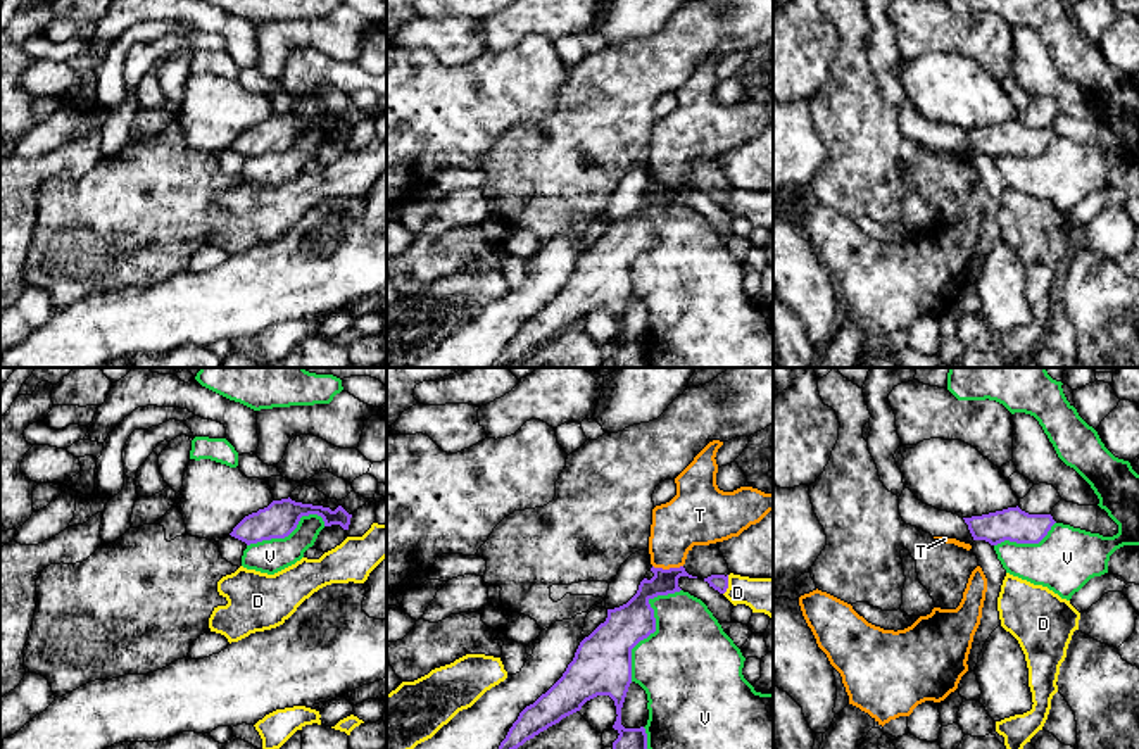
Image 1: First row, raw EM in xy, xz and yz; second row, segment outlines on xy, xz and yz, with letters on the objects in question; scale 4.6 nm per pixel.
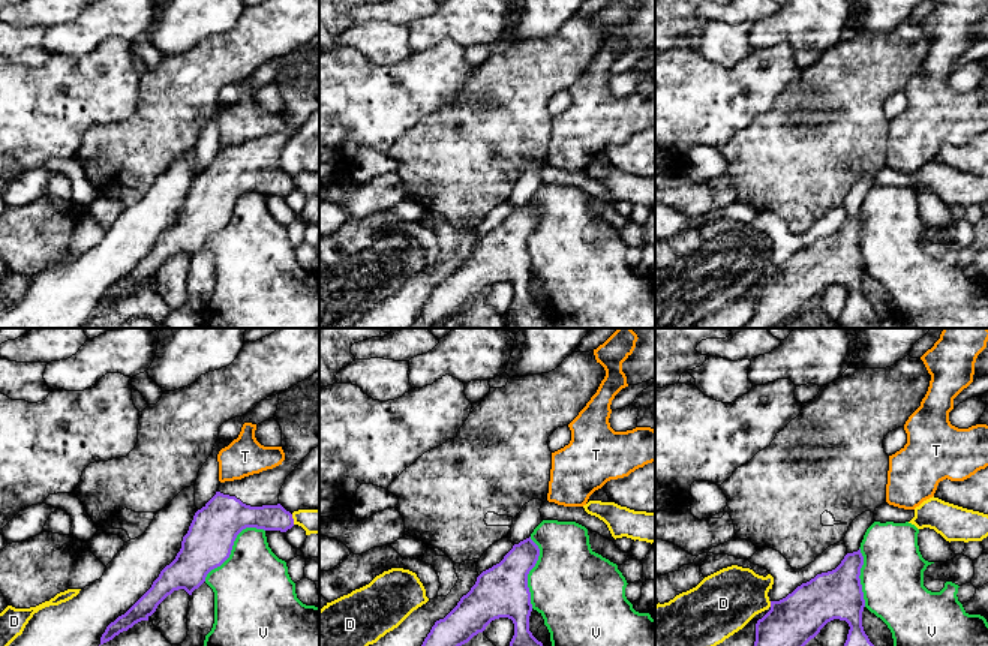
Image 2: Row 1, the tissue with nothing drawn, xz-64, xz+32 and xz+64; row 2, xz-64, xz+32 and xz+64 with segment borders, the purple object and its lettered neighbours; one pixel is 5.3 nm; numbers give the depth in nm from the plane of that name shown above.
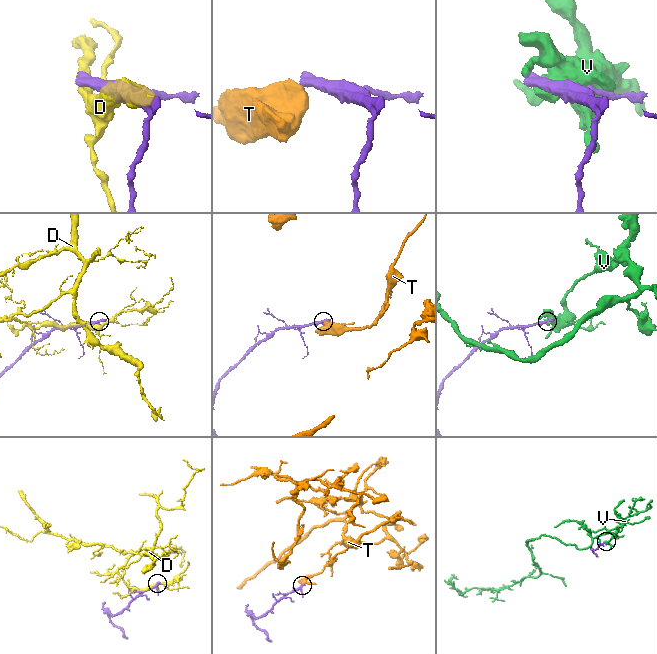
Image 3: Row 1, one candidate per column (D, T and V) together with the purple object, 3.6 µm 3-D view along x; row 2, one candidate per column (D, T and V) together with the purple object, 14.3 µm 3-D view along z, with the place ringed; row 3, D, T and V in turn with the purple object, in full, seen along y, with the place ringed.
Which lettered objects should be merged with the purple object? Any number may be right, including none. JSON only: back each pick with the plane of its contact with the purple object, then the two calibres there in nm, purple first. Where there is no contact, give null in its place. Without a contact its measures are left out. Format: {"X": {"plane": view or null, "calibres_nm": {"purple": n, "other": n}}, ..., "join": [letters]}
{"join": []}

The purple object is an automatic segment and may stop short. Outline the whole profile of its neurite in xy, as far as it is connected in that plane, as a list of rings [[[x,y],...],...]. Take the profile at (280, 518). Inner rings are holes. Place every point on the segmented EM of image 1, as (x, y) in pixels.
[[[288,497],[273,500],[267,507],[245,516],[230,535],[247,545],[271,538],[285,538],[297,528],[300,518],[309,514],[321,516],[324,526],[340,525],[343,530],[349,530],[352,518],[342,506],[331,511],[323,506],[295,502]]]

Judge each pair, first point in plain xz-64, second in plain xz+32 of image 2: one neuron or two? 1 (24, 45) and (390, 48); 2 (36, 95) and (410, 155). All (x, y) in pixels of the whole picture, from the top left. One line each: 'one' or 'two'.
1: one
2: two

